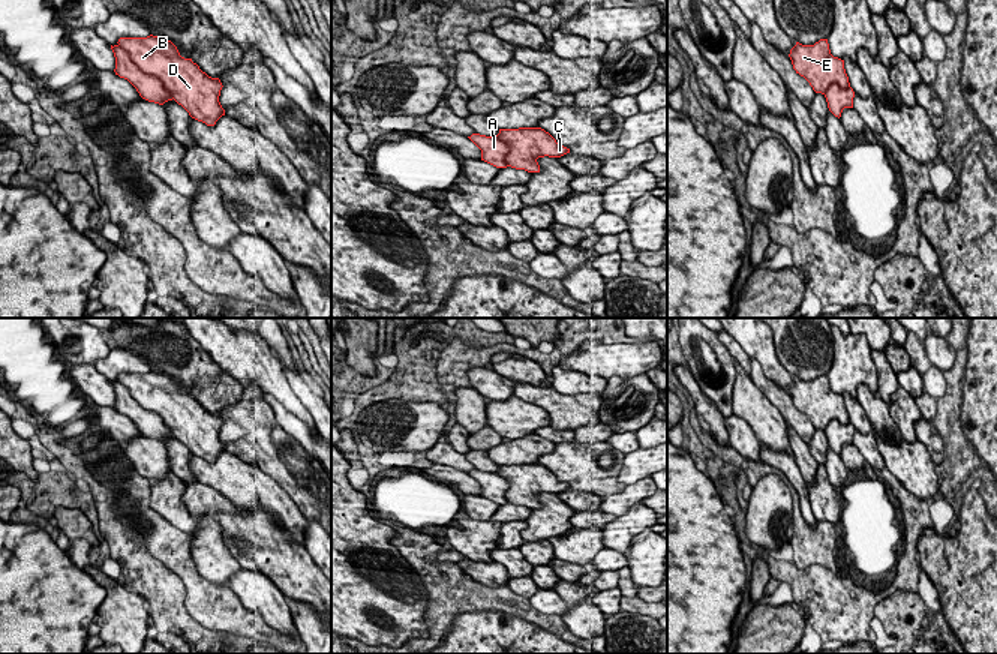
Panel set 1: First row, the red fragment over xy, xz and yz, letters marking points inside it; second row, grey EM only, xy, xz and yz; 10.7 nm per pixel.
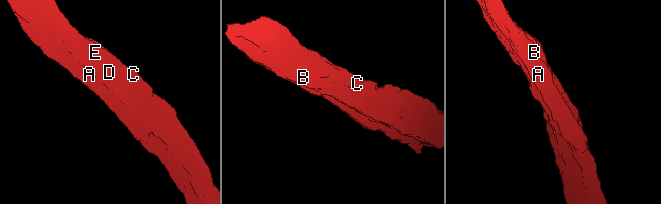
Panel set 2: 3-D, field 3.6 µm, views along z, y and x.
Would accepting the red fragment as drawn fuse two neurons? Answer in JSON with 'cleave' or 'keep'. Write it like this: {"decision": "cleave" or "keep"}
{"decision": "keep"}

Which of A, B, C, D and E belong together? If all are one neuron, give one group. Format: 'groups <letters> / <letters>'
groups A B C D E

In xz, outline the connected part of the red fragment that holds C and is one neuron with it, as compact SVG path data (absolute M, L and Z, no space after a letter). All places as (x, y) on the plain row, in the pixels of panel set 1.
M541 464L499 465L496 472L472 470L468 474L481 486L481 496L496 504L511 502L528 508L540 508L538 494L561 494L570 489L570 484L559 482L556 476Z

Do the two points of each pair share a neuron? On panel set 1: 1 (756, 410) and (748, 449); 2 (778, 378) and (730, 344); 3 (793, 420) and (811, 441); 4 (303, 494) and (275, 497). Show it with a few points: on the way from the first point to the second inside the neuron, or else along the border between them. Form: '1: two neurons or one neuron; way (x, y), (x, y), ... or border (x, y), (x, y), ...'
1: two neurons; border (733, 413), (756, 435), (760, 443), (762, 459)
2: one neuron; way (771, 365), (750, 344), (744, 344)
3: one neuron; way (799, 425), (810, 435)
4: two neurons; border (264, 471), (306, 518)

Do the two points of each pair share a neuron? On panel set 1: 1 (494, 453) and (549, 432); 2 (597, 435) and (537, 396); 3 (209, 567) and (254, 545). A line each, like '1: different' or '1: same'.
1: different
2: same
3: same

